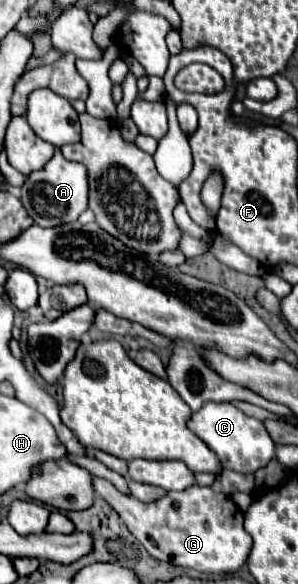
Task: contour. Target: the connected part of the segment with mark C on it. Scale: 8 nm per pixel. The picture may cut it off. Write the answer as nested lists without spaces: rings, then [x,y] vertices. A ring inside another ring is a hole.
[[[206,402],[198,412],[190,416],[188,428],[198,438],[202,438],[210,450],[216,452],[216,456],[222,462],[222,468],[240,474],[252,474],[264,468],[274,458],[274,442],[266,432],[264,422],[246,416],[244,412],[240,412],[236,406],[228,402]]]

